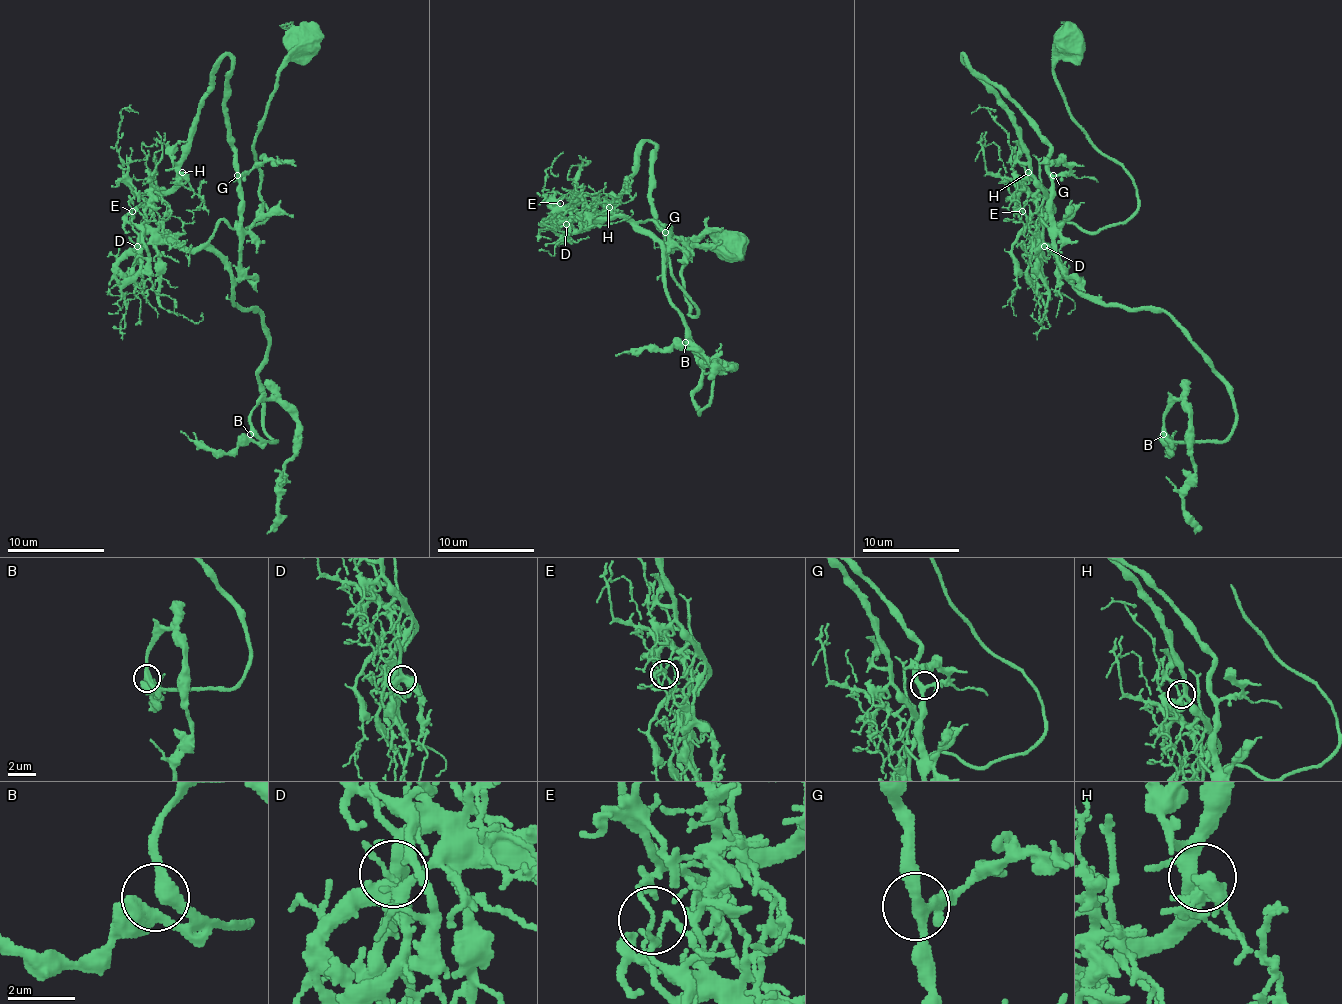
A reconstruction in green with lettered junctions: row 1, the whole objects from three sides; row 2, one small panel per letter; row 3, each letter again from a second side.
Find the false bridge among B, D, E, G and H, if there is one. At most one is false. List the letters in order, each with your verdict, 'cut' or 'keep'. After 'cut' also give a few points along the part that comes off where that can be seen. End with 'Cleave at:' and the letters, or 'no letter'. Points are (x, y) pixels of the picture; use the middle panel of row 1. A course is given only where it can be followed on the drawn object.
B: keep
D: keep
E: cut | (560, 202), (565, 217), (597, 224), (631, 173), (633, 153), (650, 141), (654, 222), (687, 263)
G: keep
H: keep
Cleave at: E

